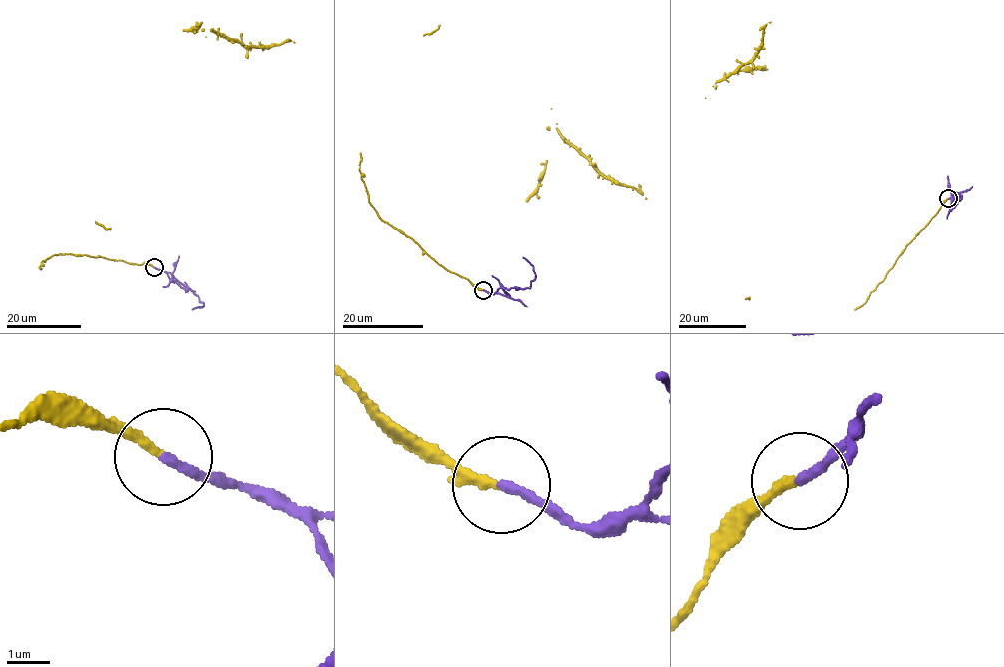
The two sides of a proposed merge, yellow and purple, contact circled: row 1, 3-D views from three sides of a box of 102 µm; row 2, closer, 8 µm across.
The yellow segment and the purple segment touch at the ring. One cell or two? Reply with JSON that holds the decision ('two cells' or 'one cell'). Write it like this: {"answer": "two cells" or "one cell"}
{"answer": "two cells"}

